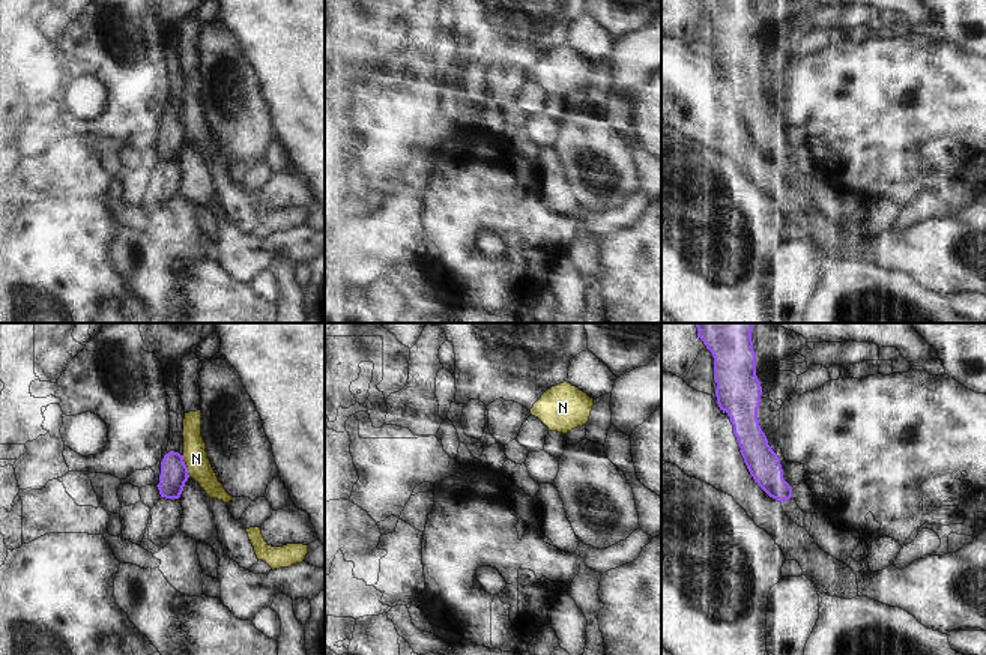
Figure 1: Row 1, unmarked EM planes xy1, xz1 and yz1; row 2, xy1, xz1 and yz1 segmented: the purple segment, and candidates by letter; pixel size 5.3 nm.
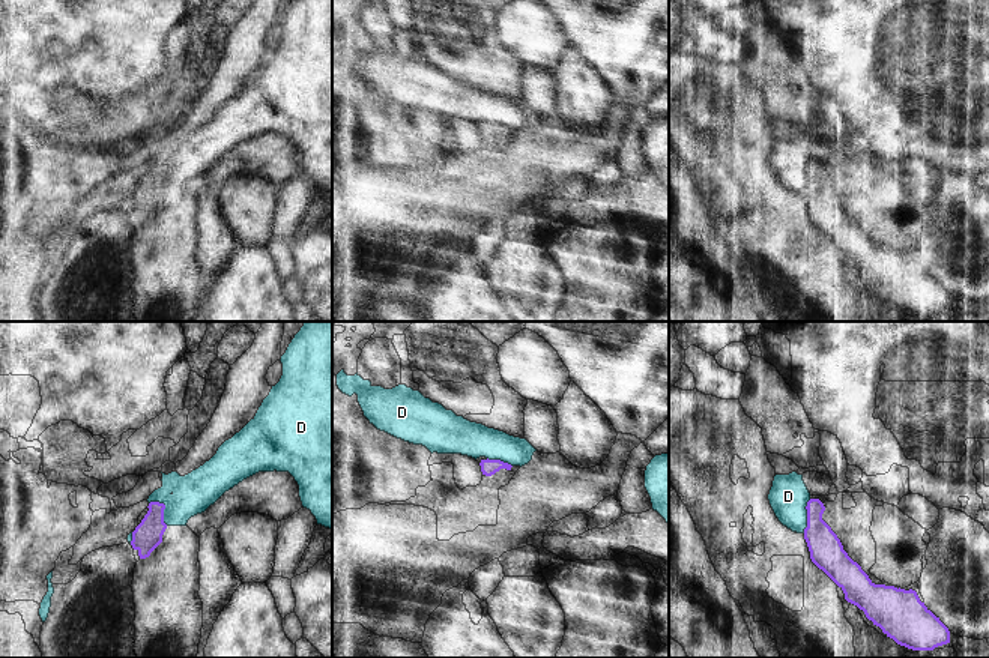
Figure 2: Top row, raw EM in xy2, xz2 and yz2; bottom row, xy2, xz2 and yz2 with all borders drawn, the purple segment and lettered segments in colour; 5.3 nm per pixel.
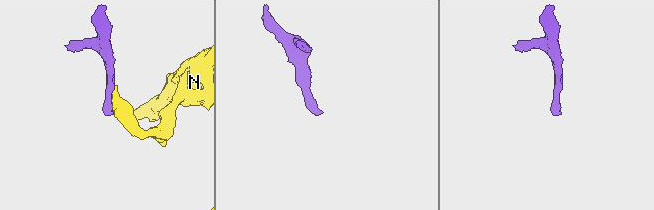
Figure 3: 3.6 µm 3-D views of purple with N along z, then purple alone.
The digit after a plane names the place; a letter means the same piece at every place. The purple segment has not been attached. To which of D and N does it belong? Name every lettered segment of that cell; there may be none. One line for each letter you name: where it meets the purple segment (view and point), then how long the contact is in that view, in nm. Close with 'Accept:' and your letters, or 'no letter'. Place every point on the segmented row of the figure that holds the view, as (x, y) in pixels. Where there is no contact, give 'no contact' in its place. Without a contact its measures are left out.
Accept: no letter

